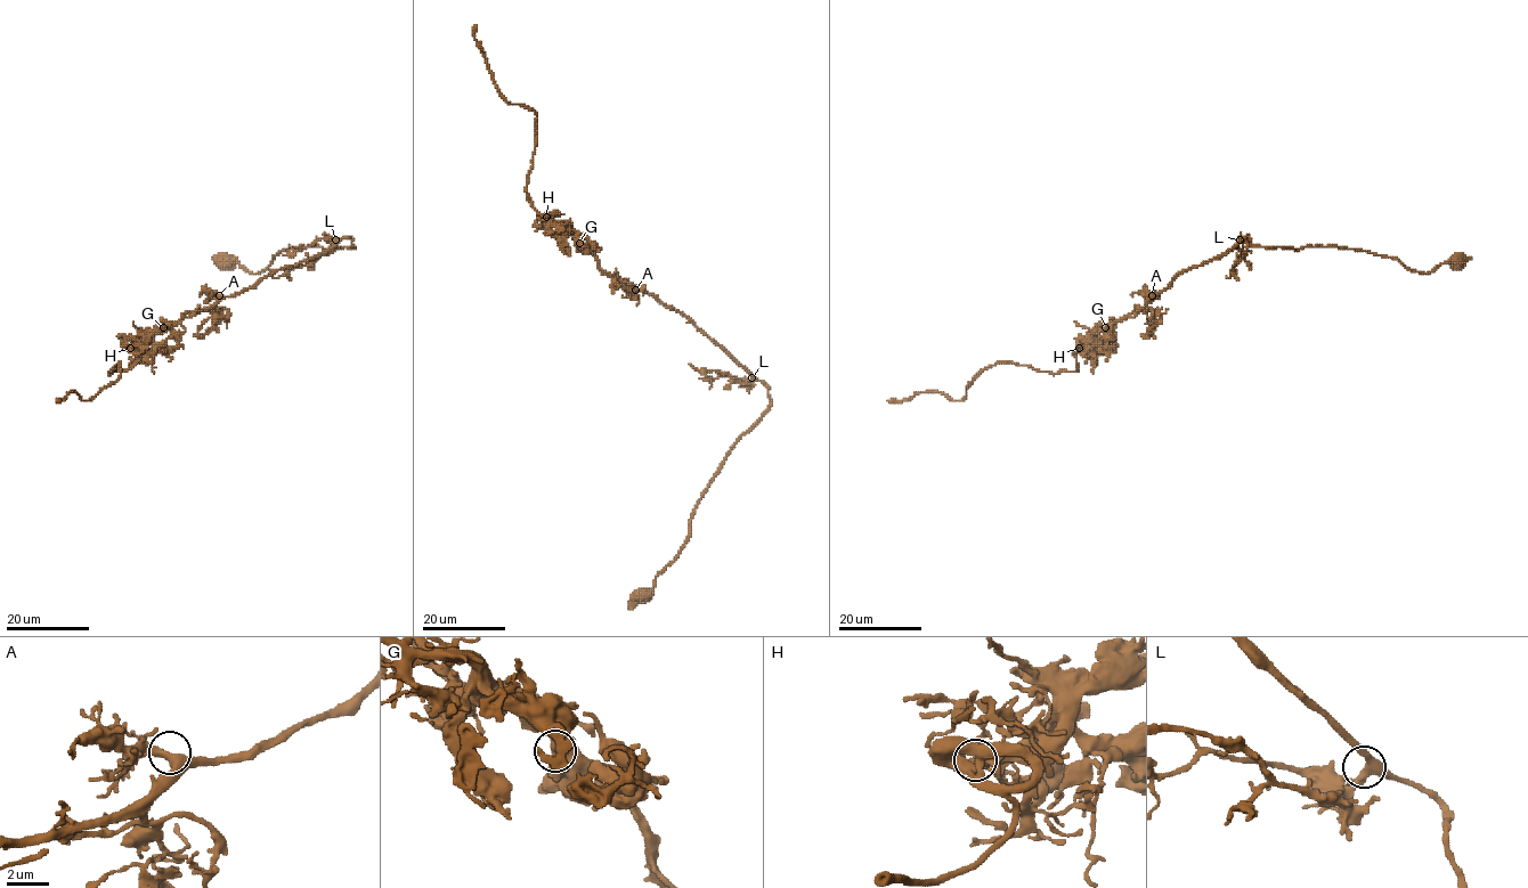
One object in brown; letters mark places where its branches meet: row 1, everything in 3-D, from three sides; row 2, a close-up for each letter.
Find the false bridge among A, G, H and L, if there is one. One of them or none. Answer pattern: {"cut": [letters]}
{"cut": []}

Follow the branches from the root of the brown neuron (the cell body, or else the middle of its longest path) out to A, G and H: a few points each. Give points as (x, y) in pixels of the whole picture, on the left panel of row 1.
A: (227, 265), (236, 261), (259, 274), (282, 250), (354, 247), (347, 237), (233, 296), (219, 295)
G: (227, 265), (236, 261), (259, 274), (282, 250), (354, 247), (351, 237), (341, 238), (163, 327)
H: (227, 265), (236, 261), (259, 274), (282, 250), (354, 247), (351, 237), (341, 238), (130, 348)

